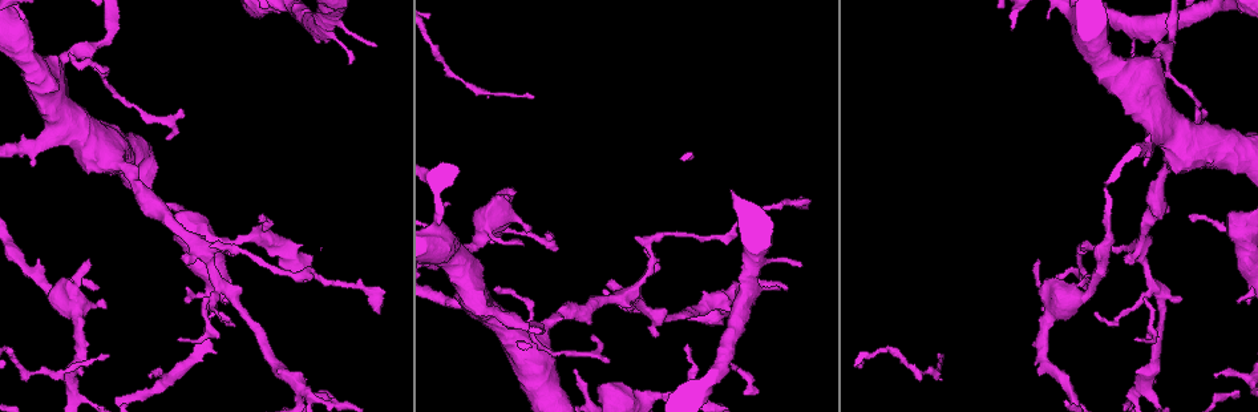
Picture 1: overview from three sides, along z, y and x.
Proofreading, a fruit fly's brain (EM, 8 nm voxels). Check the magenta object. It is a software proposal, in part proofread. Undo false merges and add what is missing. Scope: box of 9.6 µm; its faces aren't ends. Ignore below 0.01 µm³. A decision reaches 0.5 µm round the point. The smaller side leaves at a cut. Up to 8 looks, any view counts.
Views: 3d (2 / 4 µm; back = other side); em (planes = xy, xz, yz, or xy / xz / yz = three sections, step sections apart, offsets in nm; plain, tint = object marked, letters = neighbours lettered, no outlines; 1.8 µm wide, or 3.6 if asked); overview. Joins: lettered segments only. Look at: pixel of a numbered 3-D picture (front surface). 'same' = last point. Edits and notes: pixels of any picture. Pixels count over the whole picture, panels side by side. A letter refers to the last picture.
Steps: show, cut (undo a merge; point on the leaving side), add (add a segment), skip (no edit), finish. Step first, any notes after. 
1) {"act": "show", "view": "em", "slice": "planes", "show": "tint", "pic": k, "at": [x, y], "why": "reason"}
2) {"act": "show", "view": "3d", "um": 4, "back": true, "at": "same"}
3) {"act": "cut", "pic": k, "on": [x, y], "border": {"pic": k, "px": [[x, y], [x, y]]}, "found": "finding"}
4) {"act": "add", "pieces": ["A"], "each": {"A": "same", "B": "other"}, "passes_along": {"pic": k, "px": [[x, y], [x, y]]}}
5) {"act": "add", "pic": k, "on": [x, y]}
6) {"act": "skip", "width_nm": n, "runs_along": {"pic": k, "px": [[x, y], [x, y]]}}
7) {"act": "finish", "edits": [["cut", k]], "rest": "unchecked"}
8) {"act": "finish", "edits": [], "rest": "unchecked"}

{"act": "show", "view": "em", "slice": "planes", "show": "letters", "pic": 1, "at": [351, 64], "why": "tapers out"}

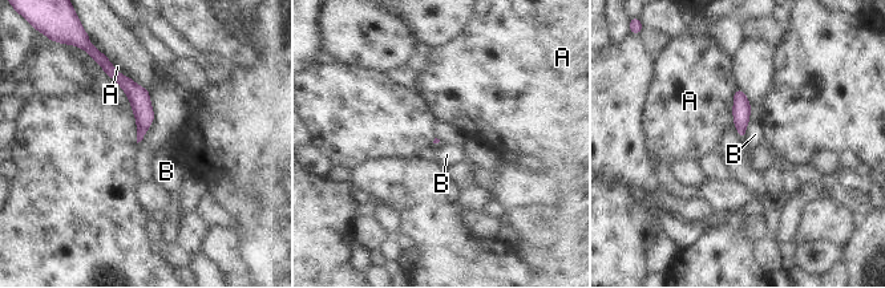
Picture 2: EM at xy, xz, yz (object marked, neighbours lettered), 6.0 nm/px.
{"act": "skip", "each": {"A": "other", "B": "other"}, "runs_along": {"pic": 2, "px": [[108, 69], [140, 98], [140, 136]]}, "found": "none of them fits"}

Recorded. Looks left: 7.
{"act": "show", "view": "em", "um": 3.6, "slice": "planes", "show": "letters", "pic": 1, "at": [802, 205], "why": "tapers out"}

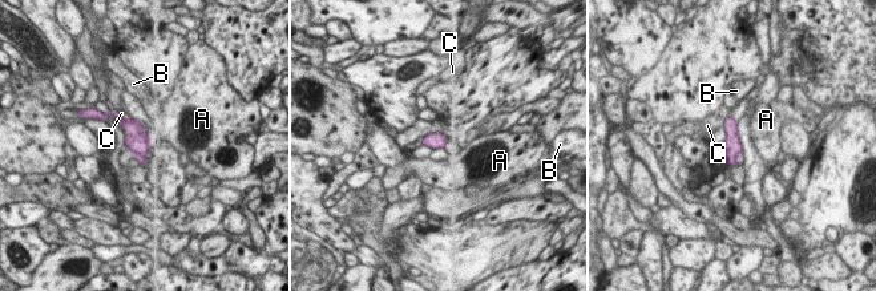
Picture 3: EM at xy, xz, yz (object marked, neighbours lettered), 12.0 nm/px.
{"act": "skip", "each": {"A": "other", "B": "other", "C": "other"}, "border": {"pic": 3, "px": [[148, 133], [152, 138]]}, "found": "no lettered segment goes on from it"}

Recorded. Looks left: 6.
{"act": "show", "view": "em", "slice": "xz", "step": 4, "show": "letters", "pic": 1, "at": [1213, 374], "why": "an open end"}

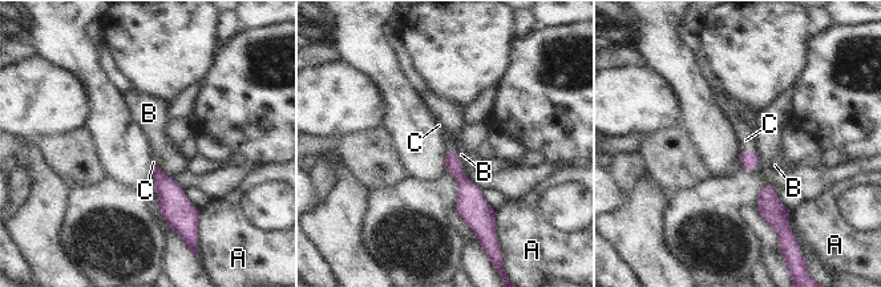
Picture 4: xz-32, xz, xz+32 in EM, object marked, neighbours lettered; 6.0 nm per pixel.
{"act": "show", "view": "em", "slice": "planes", "show": "letters", "at": "same", "why": "another direction"}

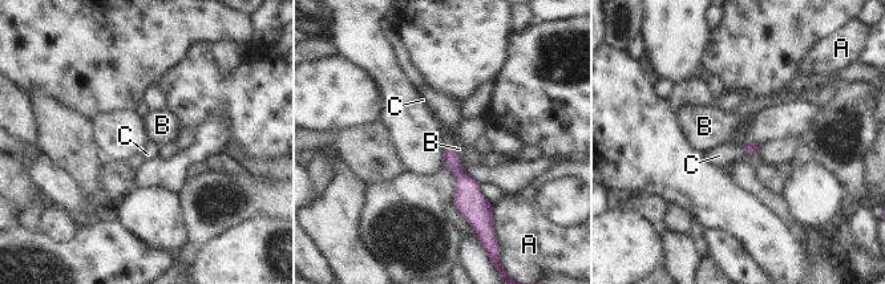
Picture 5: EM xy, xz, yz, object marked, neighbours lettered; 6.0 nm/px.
{"act": "add", "pic": 5, "on": [447, 137], "width_nm": 80, "each": {"A": "other", "B": "other", "C": "same"}, "passes_along": {"pic": 5, "px": [[465, 185], [452, 146], [447, 137]]}, "found": "the neuron continues"}

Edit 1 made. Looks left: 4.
{"act": "finish", "edits": [["add", 5]], "rest": "unchecked"}

